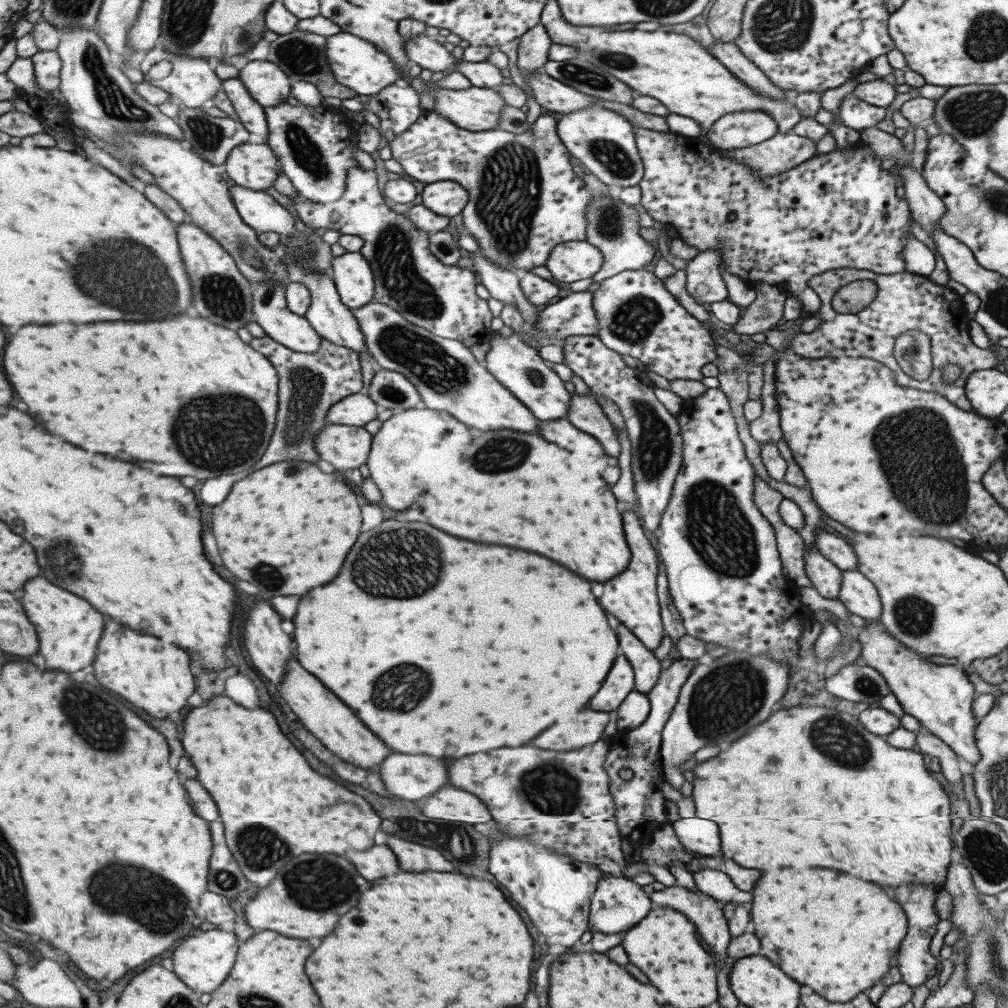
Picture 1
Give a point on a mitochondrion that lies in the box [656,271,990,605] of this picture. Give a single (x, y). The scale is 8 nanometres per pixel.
(928, 484)

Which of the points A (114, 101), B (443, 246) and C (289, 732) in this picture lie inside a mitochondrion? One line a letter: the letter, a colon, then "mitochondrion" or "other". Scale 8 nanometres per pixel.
A: mitochondrion
B: mitochondrion
C: other

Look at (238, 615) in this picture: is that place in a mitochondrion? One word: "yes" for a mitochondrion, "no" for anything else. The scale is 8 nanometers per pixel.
no

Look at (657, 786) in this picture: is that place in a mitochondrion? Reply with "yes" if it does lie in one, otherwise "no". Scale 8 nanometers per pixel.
no

